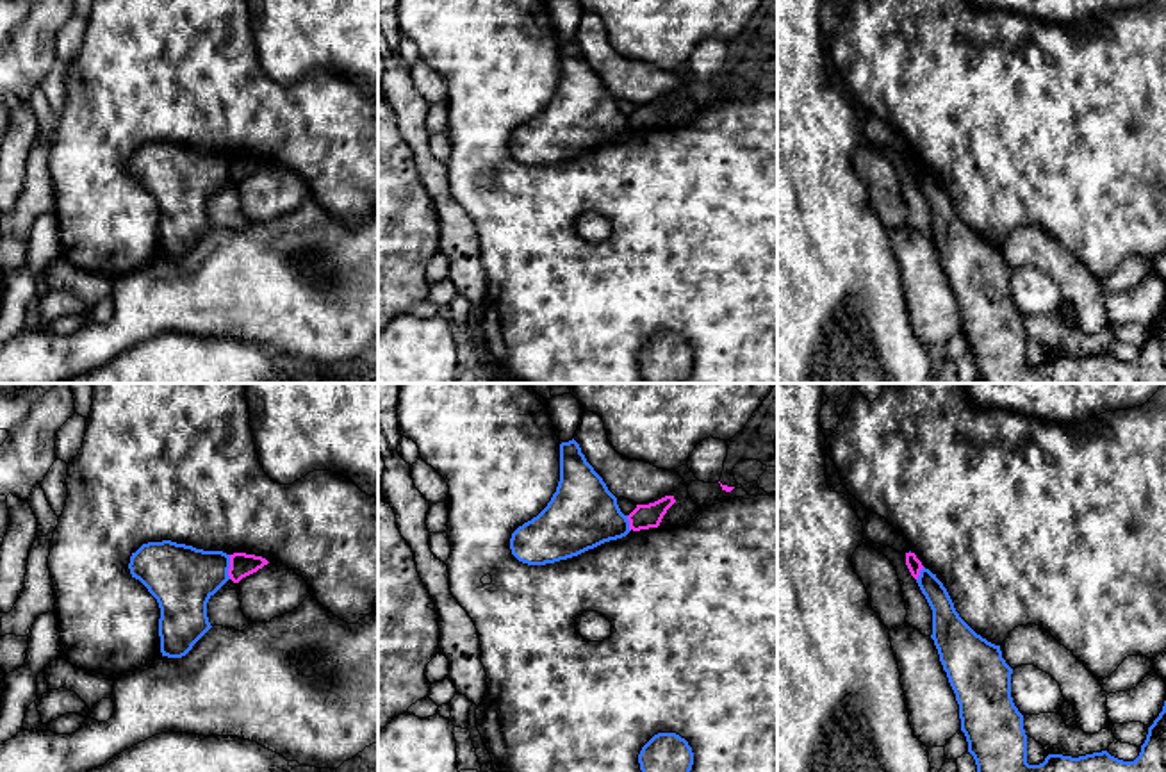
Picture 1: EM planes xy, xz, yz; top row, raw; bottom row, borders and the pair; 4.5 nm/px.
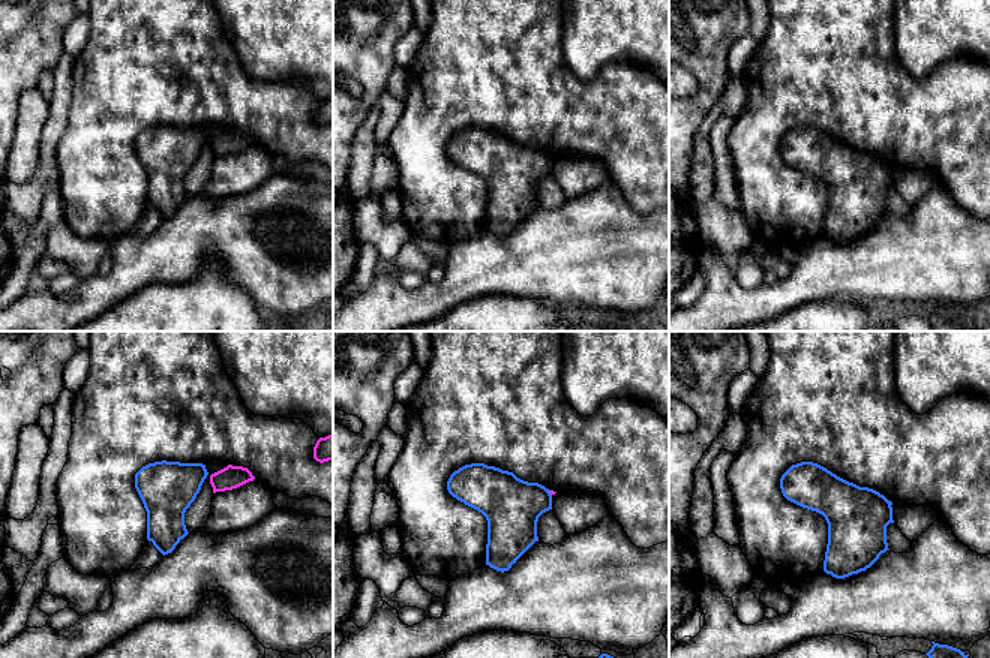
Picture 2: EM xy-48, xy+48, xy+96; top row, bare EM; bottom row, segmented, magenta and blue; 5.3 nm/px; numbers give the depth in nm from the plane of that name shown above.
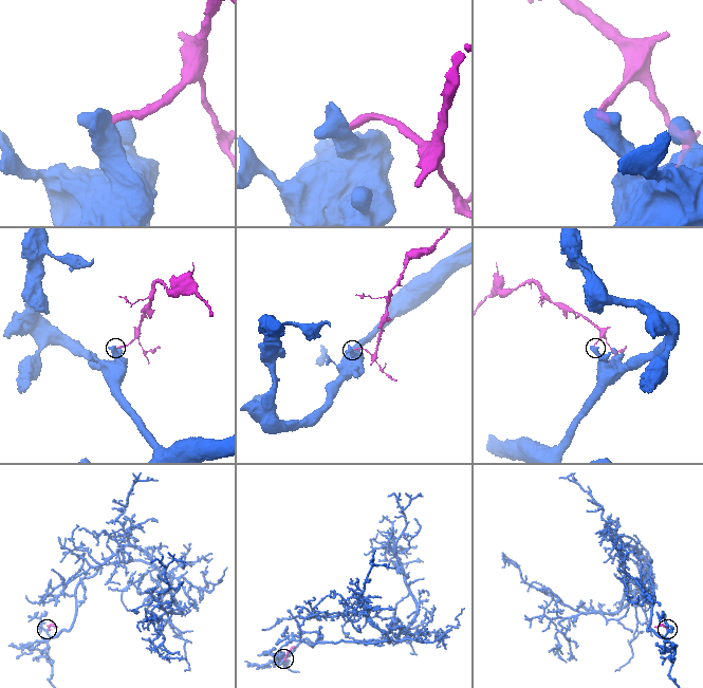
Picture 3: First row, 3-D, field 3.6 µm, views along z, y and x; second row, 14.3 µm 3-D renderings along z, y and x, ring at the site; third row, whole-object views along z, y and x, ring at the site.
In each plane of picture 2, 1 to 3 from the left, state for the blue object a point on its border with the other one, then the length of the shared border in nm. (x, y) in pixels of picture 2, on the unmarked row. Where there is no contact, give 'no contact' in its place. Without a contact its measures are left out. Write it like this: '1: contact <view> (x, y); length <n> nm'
1: no contact
2: contact xy+48 (551, 158); length 40 nm
3: no contact

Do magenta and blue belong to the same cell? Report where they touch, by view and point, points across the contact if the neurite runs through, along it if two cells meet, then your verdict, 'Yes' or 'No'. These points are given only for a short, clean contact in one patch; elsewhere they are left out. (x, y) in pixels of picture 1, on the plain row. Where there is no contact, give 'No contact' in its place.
Touches magenta at xy (230, 168). Boundary: xy (230, 156), (229, 179). No

